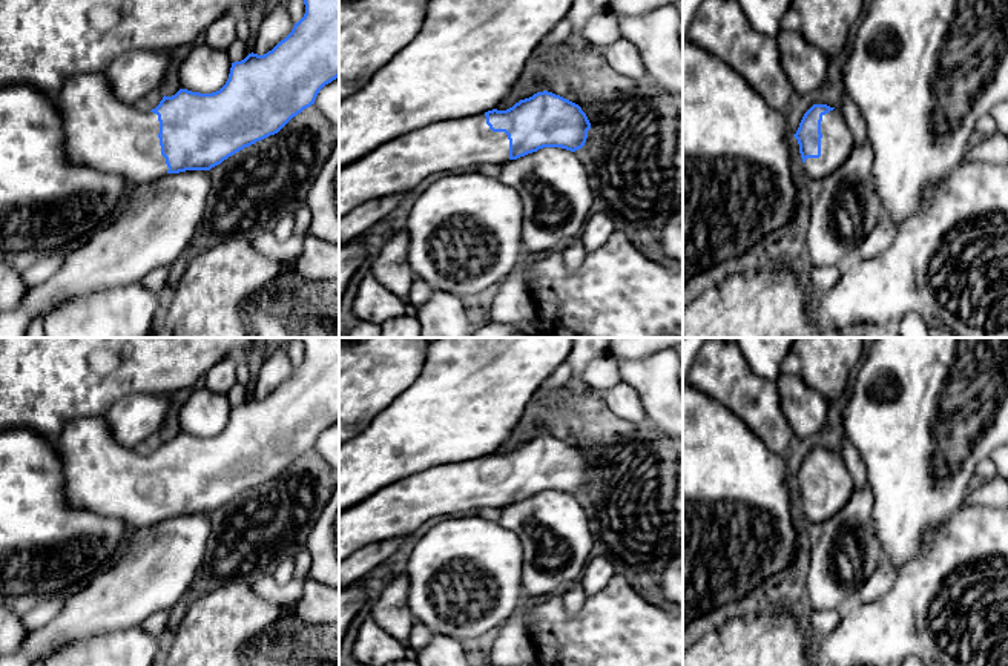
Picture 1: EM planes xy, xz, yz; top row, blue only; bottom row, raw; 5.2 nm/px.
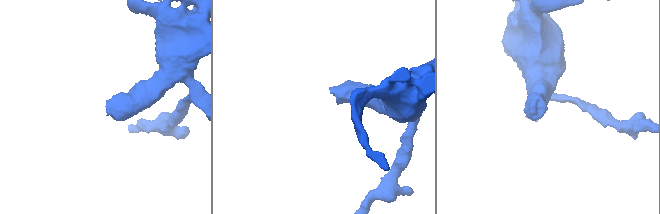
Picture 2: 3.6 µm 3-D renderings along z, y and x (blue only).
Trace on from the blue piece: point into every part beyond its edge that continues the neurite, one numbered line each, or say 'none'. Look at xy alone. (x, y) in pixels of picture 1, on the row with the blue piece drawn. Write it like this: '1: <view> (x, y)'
1: xy (98, 131)

